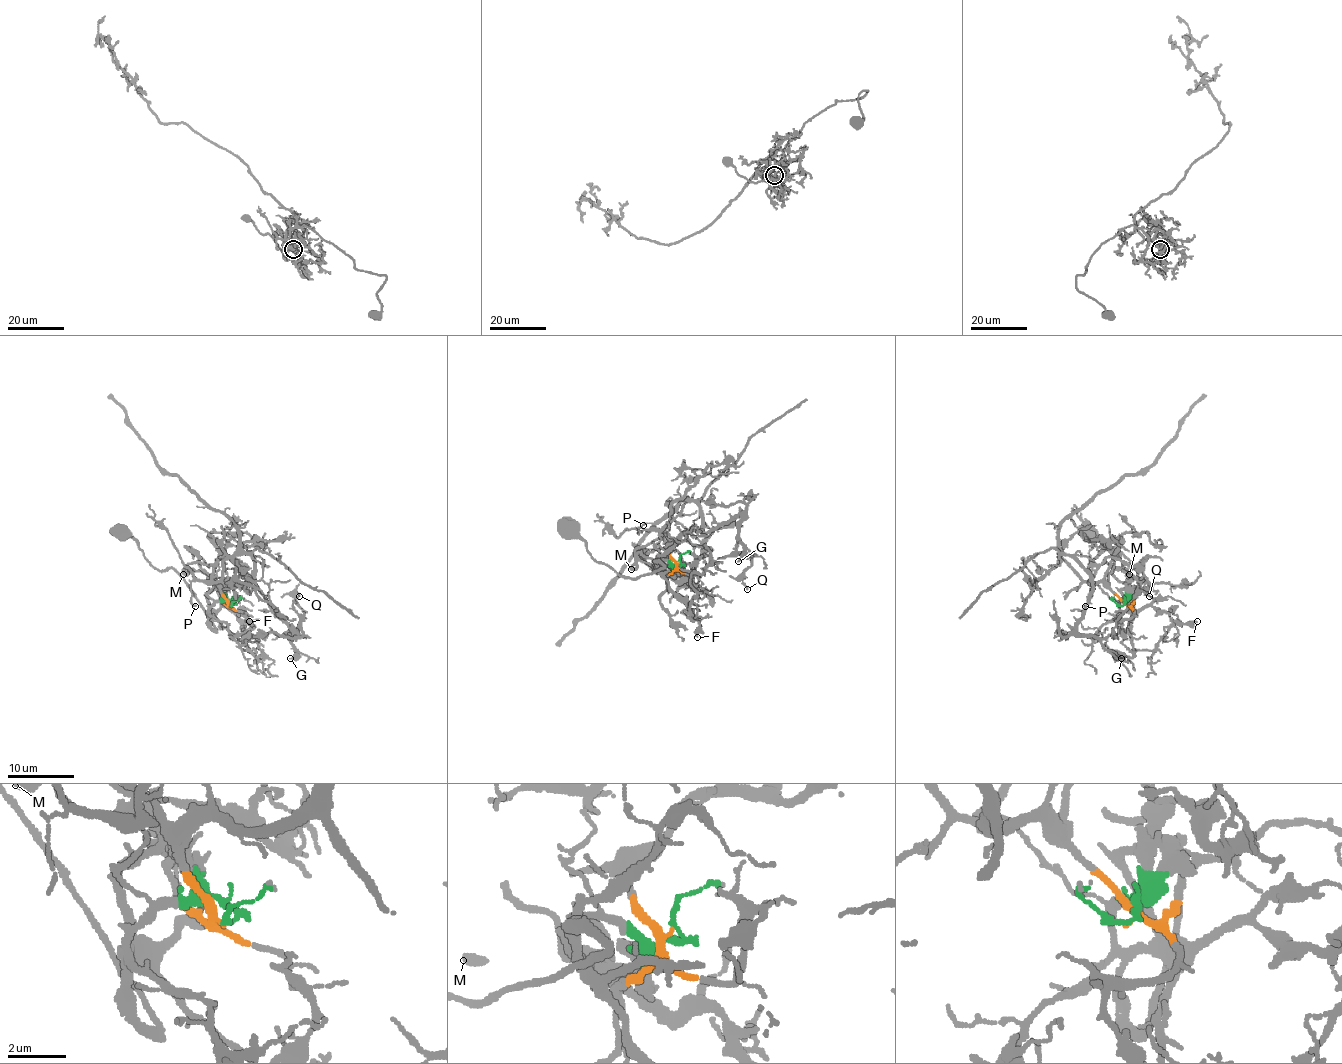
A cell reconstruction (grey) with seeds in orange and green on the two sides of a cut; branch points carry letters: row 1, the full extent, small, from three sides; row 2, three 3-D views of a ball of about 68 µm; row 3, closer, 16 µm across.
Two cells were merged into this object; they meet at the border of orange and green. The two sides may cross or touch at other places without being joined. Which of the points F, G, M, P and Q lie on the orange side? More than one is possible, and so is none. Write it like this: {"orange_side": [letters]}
{"orange_side": ["G", "P", "Q"]}

